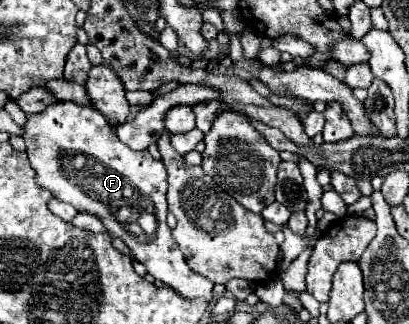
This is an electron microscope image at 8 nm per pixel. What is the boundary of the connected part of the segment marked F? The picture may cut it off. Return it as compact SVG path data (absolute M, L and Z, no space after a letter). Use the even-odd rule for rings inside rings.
M61 101L49 105L43 113L27 115L23 139L39 187L51 191L59 201L73 205L79 213L99 217L109 235L121 237L135 259L147 265L147 271L155 279L171 285L181 297L213 301L213 283L189 269L181 249L171 239L171 229L165 223L167 171L147 149L129 149L117 139L115 129L101 111L71 101ZM143 217L151 219L143 223Z

